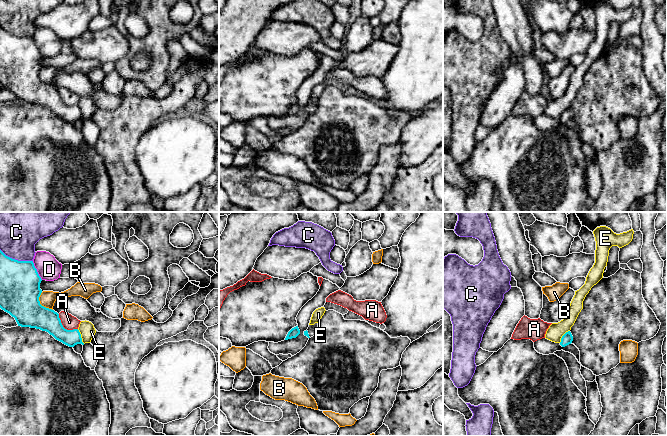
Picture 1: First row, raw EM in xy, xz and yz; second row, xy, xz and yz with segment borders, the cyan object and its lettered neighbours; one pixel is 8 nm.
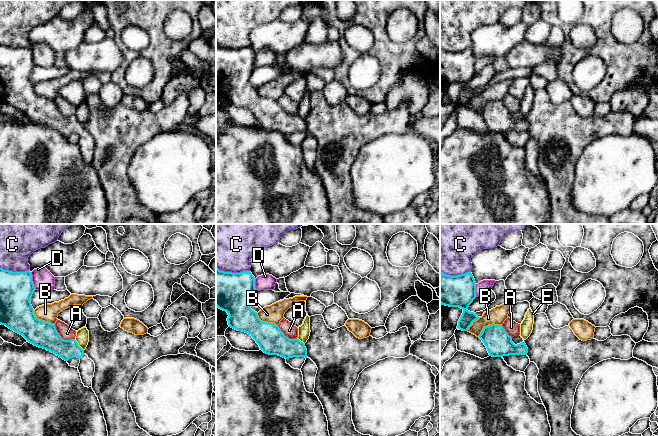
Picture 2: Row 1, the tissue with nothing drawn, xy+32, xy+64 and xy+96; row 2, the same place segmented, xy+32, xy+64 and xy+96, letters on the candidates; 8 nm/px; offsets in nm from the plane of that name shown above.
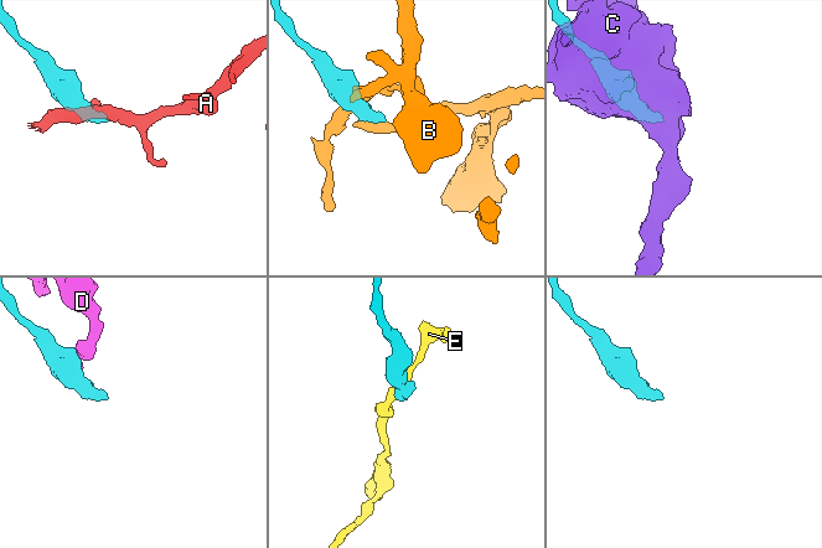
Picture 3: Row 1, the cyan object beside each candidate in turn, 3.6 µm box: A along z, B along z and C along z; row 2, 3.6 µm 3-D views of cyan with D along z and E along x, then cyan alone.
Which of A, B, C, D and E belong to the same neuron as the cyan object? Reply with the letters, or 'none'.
none

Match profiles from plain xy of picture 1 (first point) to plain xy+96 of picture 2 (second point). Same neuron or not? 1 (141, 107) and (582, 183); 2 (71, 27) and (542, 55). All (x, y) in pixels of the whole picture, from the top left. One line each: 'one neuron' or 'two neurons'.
1: two neurons
2: two neurons

